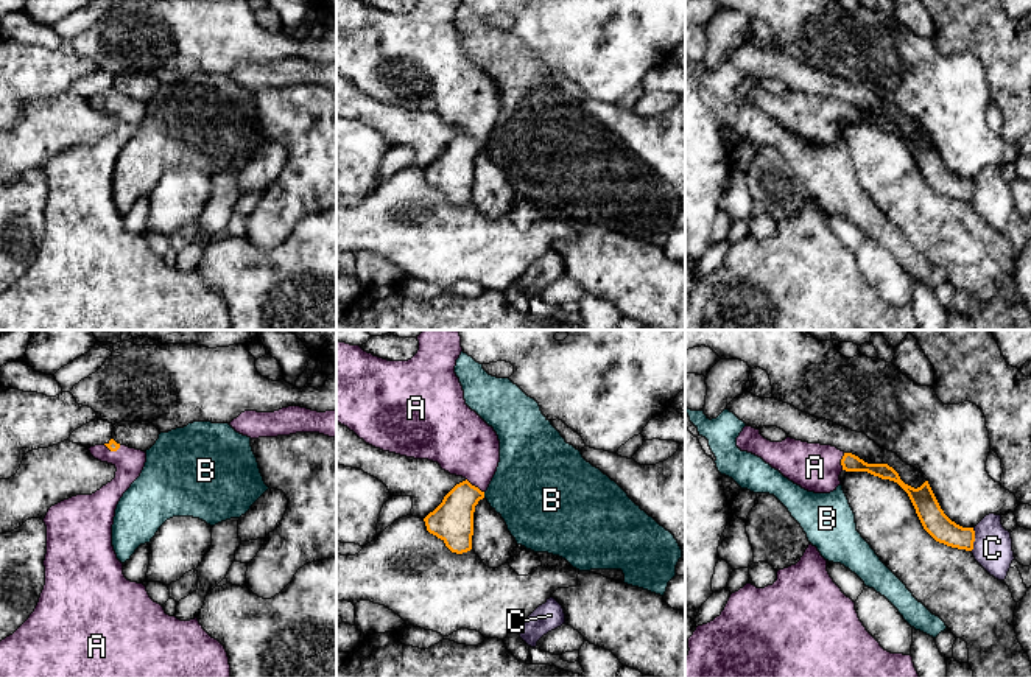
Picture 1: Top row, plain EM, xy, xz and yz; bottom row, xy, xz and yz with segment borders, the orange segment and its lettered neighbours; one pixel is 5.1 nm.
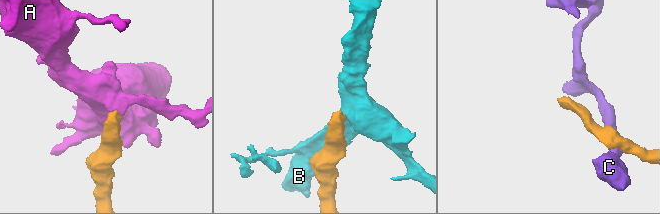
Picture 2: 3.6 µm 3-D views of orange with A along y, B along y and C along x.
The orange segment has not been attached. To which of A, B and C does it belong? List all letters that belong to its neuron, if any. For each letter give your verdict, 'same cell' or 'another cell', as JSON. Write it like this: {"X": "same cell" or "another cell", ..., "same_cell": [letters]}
{"A": "same cell", "B": "another cell", "C": "another cell", "same_cell": ["A"]}

